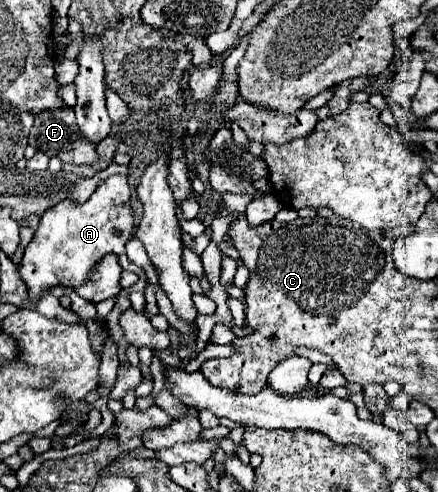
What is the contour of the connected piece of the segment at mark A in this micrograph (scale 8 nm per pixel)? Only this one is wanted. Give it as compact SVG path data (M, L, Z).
M112 175L108 181L102 181L84 205L62 201L48 209L40 217L38 229L26 245L18 268L20 277L28 285L30 299L40 299L52 287L76 289L84 285L98 261L108 253L124 253L124 243L132 237L132 229L134 217L130 209L130 185L124 175Z

